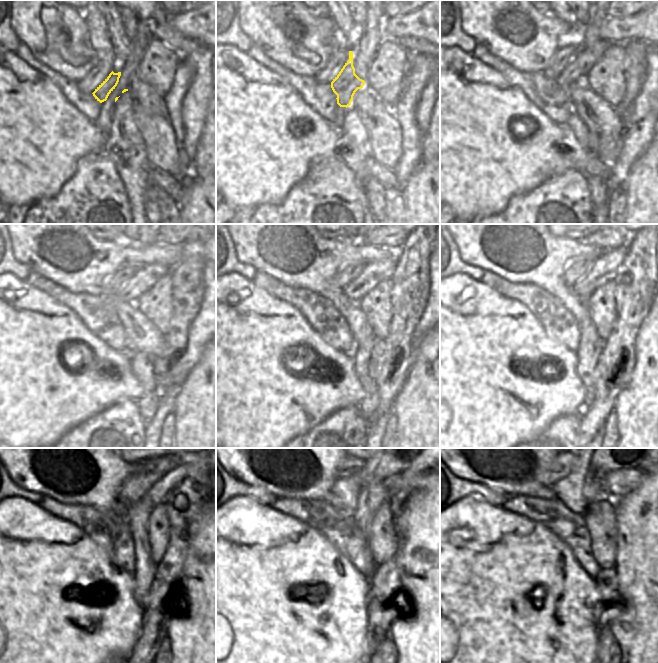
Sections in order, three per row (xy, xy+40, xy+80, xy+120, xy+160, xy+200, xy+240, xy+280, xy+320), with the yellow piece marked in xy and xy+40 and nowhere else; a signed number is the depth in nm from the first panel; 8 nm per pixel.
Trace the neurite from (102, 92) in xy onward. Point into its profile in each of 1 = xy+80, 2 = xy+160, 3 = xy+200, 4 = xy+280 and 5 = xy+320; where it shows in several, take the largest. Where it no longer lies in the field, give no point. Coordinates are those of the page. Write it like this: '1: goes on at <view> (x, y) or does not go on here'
1: goes on at xy+80 (582, 63)
2: goes on at xy+160 (374, 273)
3: goes on at xy+200 (606, 269)
4: goes on at xy+280 (412, 468)
5: goes on at xy+320 (642, 468)

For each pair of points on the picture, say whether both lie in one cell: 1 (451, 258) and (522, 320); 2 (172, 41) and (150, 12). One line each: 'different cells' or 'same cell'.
1: different cells
2: same cell

